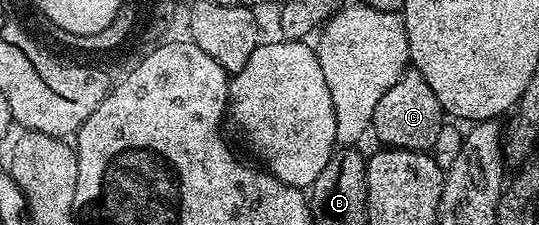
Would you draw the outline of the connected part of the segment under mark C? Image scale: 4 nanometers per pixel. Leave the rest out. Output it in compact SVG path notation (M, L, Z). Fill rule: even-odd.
M415 68L404 71L398 79L378 100L378 108L374 108L374 116L370 127L371 133L385 147L393 150L422 150L431 151L438 137L439 129L446 123L446 115L438 104L438 96L434 96L434 88L426 84L426 80Z

